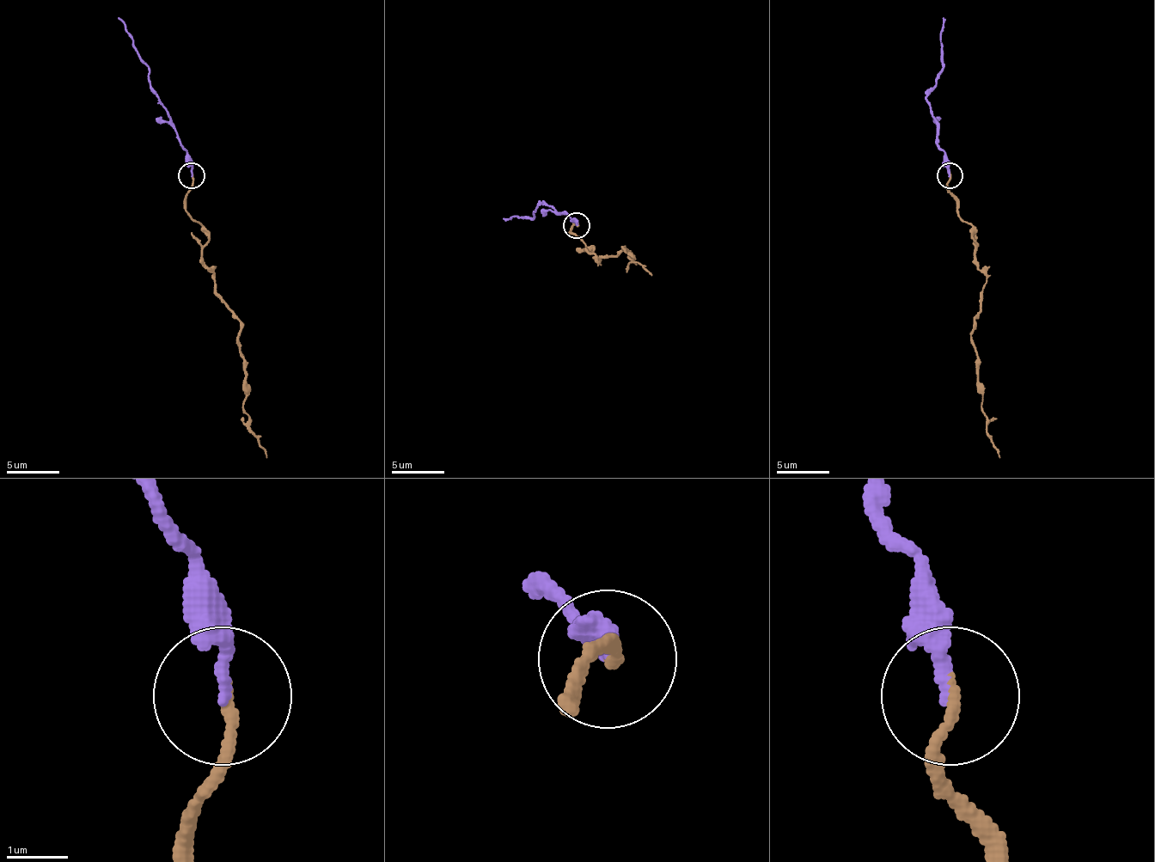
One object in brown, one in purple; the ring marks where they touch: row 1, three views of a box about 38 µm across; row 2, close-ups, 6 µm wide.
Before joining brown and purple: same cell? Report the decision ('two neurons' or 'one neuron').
one neuron

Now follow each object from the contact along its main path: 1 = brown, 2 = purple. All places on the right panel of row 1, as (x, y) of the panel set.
1: (950, 174), (948, 190), (974, 232), (976, 264), (987, 274), (971, 335), (981, 411), (1000, 458)
2: (950, 174), (950, 162), (937, 143), (937, 122), (926, 98), (943, 64), (943, 17)

